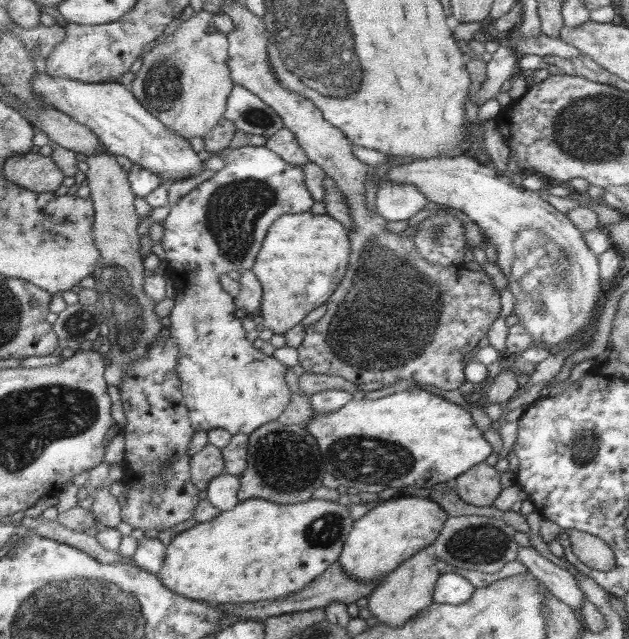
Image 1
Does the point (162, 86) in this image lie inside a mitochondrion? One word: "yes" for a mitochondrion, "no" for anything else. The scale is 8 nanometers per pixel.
yes

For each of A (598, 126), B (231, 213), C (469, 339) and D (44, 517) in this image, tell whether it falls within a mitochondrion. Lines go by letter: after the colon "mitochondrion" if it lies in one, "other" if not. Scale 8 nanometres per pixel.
A: mitochondrion
B: mitochondrion
C: other
D: other

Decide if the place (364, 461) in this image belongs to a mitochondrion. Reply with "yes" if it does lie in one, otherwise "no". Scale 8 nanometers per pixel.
yes

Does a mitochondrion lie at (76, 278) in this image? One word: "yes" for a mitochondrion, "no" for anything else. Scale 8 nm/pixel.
no

